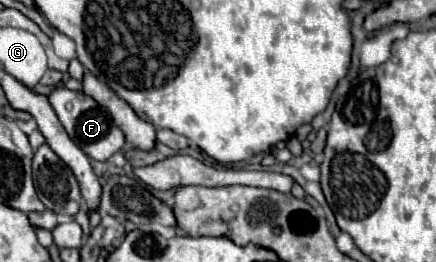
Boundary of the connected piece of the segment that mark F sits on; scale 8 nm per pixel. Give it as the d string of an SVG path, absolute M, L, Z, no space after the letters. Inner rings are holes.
M56 87L50 95L48 95L60 123L64 125L66 133L70 135L70 139L92 159L98 161L106 161L110 155L118 153L126 139L124 133L114 125L112 117L108 115L108 111L104 111L104 107L90 95L86 95L84 91L70 91L66 87Z

